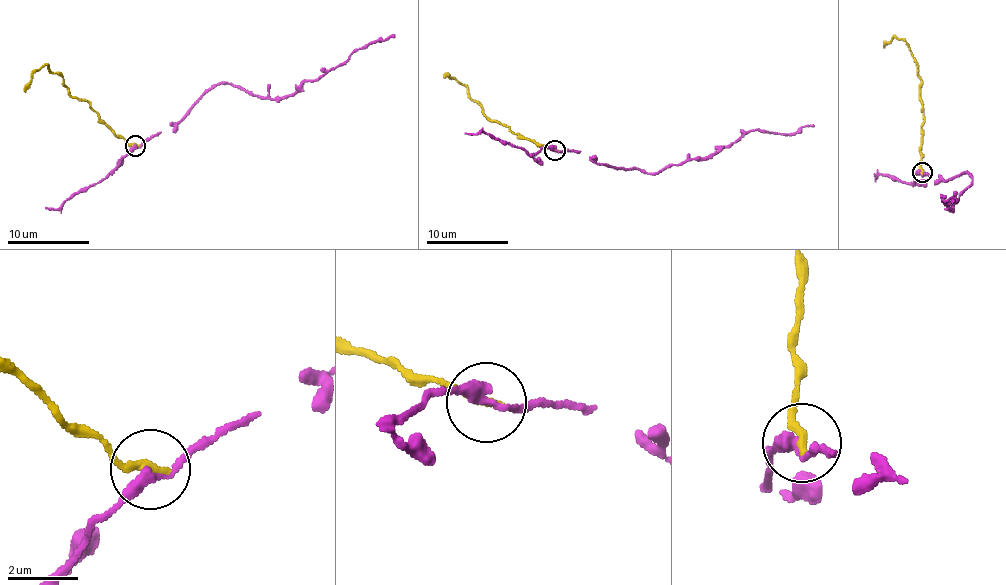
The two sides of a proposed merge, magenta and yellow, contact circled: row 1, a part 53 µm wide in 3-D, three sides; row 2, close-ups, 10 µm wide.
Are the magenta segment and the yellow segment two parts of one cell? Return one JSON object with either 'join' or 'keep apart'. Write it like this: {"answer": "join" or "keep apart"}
{"answer": "keep apart"}

